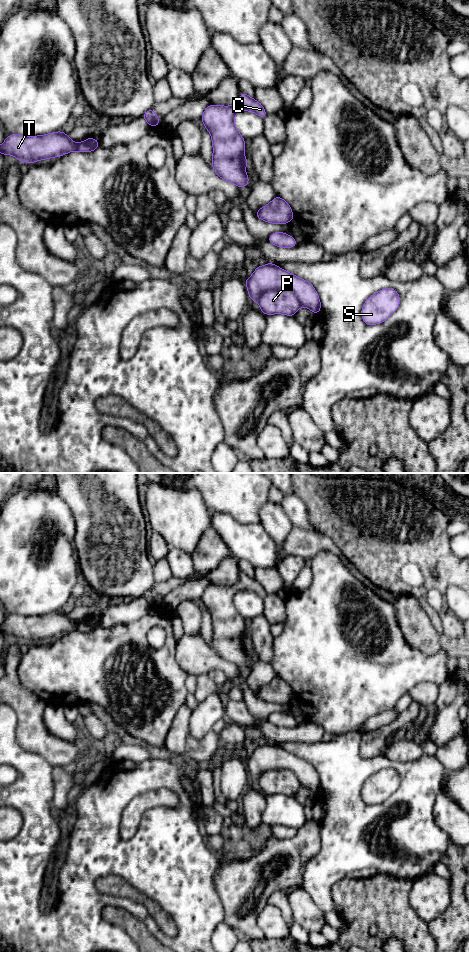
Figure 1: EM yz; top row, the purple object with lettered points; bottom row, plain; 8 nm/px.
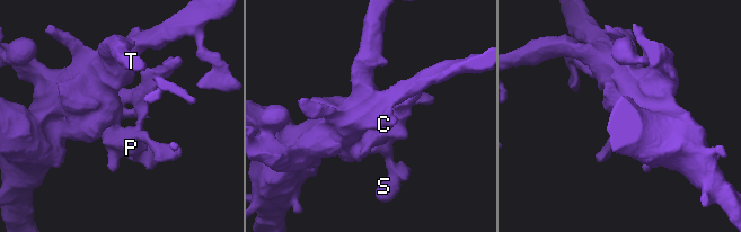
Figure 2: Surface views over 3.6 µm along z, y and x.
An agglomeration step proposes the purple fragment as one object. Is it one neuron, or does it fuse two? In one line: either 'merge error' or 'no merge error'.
merge error

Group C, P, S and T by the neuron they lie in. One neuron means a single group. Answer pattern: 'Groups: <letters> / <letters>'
Groups: C S T / P

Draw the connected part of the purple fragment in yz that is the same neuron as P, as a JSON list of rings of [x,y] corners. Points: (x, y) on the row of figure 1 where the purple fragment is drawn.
[[[286,289],[266,291],[260,295],[257,302],[264,315],[285,314],[293,317],[301,307],[296,295]]]

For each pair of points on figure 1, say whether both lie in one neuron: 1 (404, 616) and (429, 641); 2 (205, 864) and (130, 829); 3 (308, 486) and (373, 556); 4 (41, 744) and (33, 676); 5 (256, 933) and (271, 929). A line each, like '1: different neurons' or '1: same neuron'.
1: same neuron
2: different neurons
3: same neuron
4: different neurons
5: different neurons

